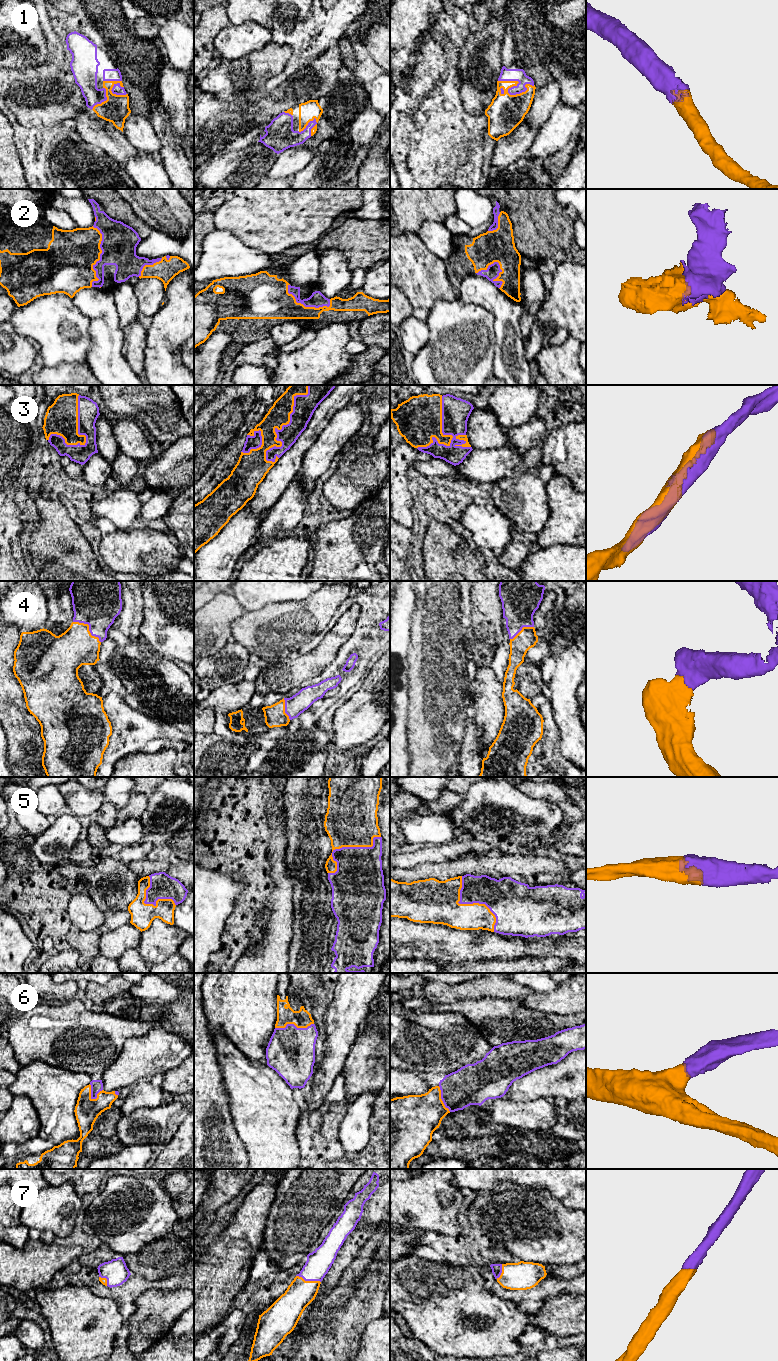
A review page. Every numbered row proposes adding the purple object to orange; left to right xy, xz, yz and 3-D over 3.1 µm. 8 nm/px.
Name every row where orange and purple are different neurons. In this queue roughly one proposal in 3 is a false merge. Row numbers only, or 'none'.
none

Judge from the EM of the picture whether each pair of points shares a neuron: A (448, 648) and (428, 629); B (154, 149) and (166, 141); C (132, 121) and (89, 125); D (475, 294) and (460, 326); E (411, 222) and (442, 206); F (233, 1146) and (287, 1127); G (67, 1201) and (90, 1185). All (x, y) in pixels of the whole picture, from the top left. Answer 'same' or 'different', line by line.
A: same
B: different
C: different
D: different
E: same
F: different
G: different

